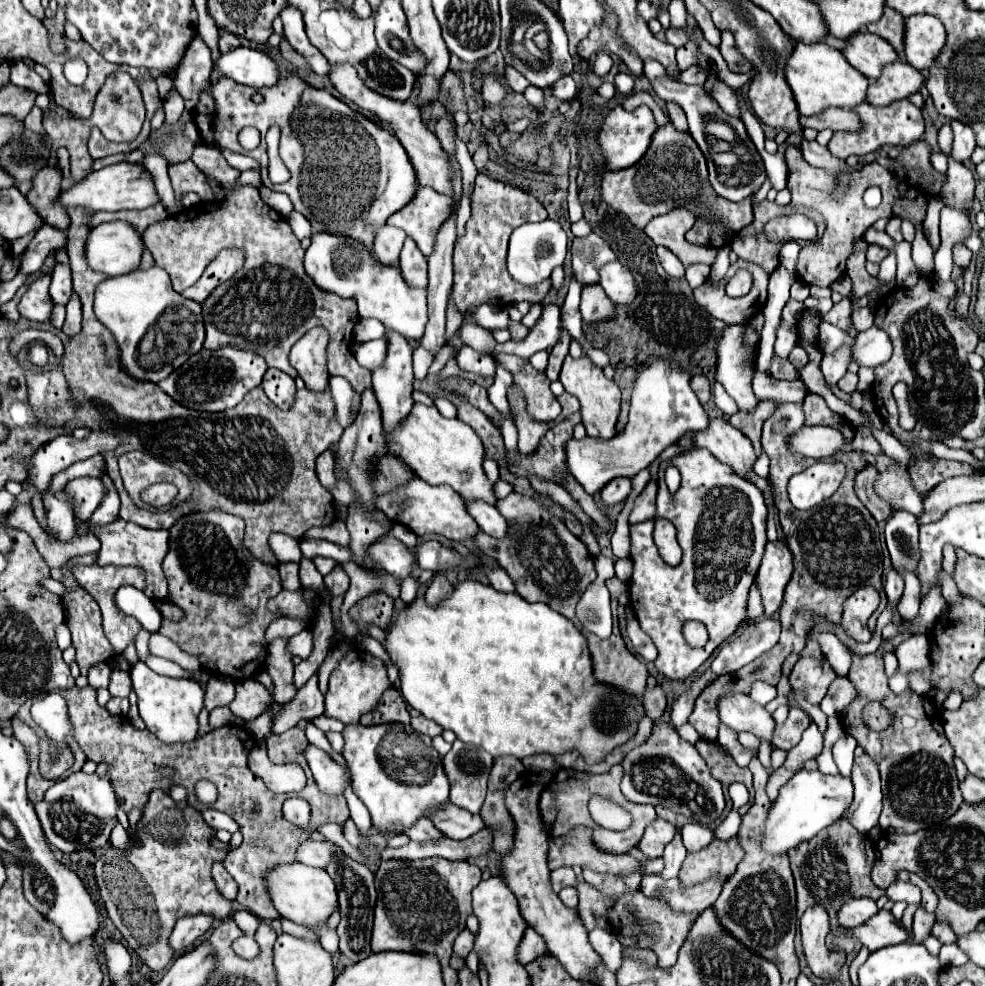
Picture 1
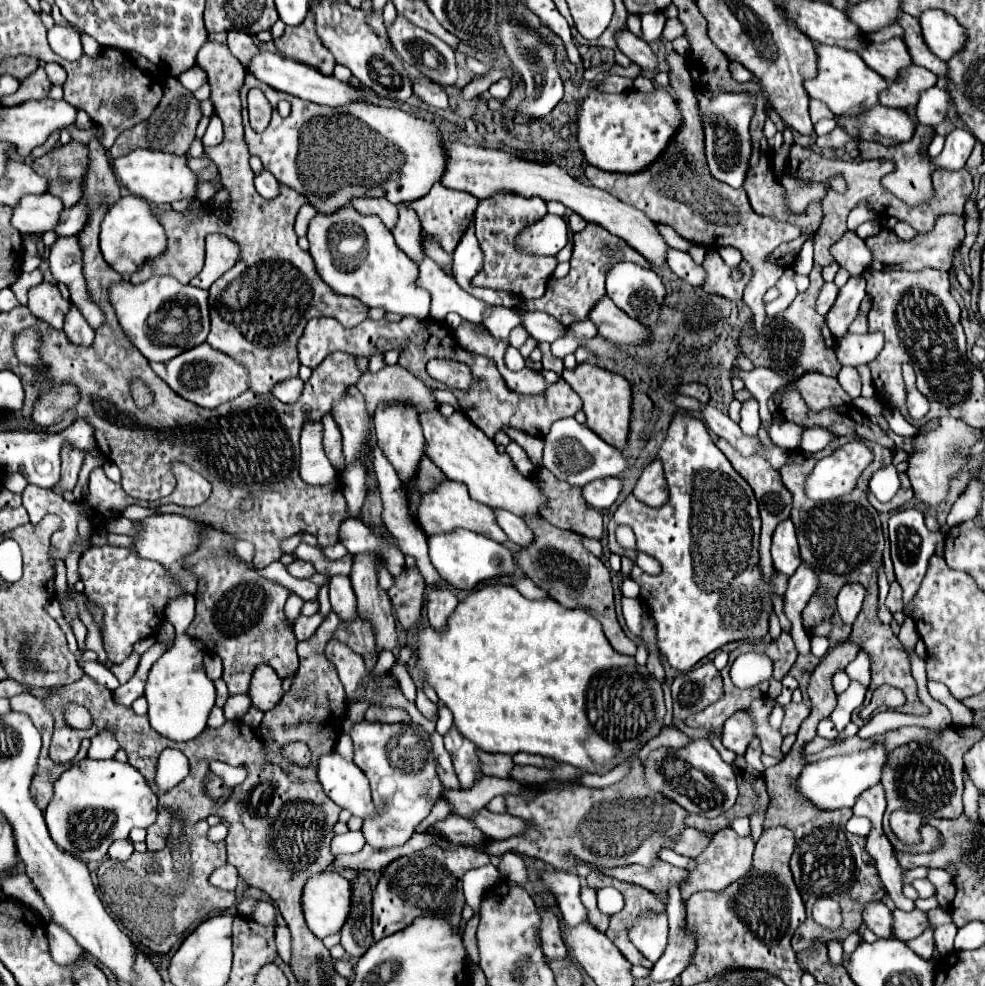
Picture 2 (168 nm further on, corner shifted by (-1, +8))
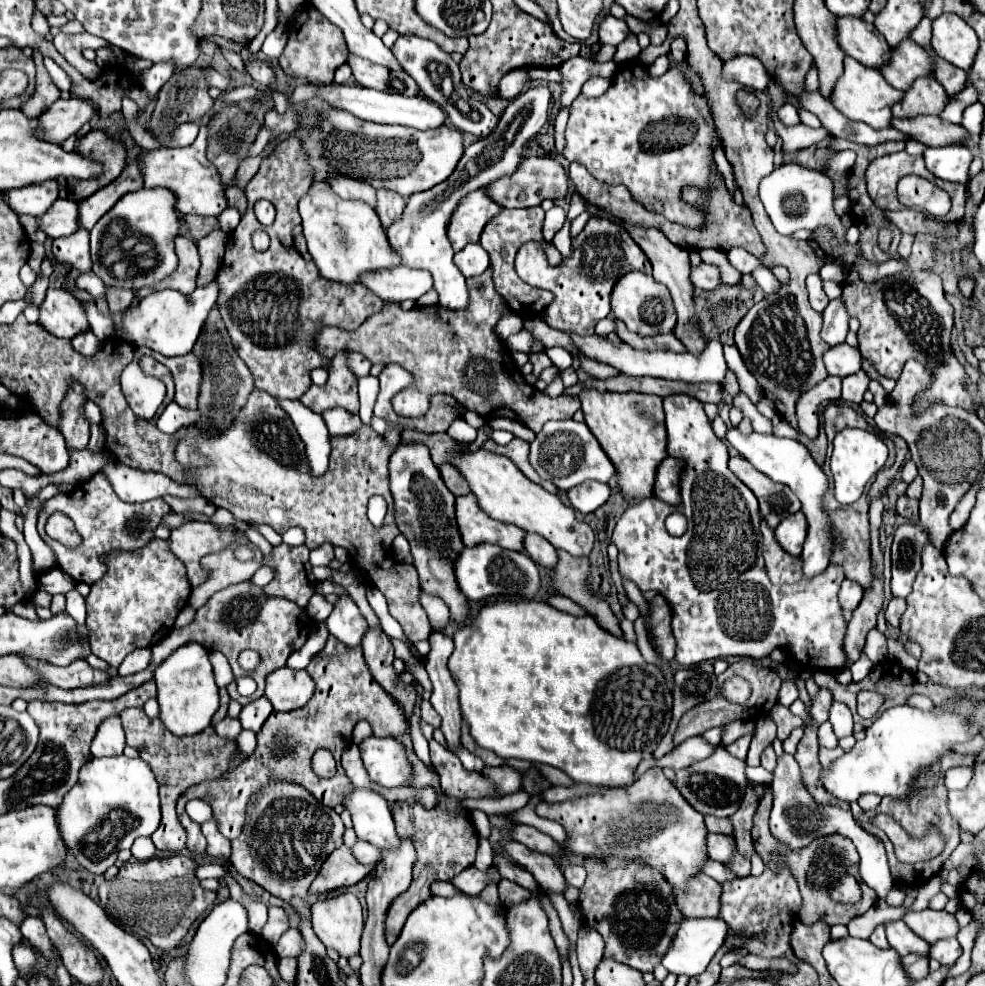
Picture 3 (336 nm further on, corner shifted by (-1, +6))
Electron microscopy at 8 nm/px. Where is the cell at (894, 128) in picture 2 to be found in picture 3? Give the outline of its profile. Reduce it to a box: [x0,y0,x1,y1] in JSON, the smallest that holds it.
[892,116,966,146]

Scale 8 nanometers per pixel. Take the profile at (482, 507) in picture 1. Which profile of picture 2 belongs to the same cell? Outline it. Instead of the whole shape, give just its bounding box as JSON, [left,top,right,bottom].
[494,510,534,548]

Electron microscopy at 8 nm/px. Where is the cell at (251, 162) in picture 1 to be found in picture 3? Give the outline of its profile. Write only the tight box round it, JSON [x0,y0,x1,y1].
[138,124,226,216]

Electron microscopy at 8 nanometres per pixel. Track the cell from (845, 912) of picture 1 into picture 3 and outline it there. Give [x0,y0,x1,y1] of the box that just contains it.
[884,920,930,956]

